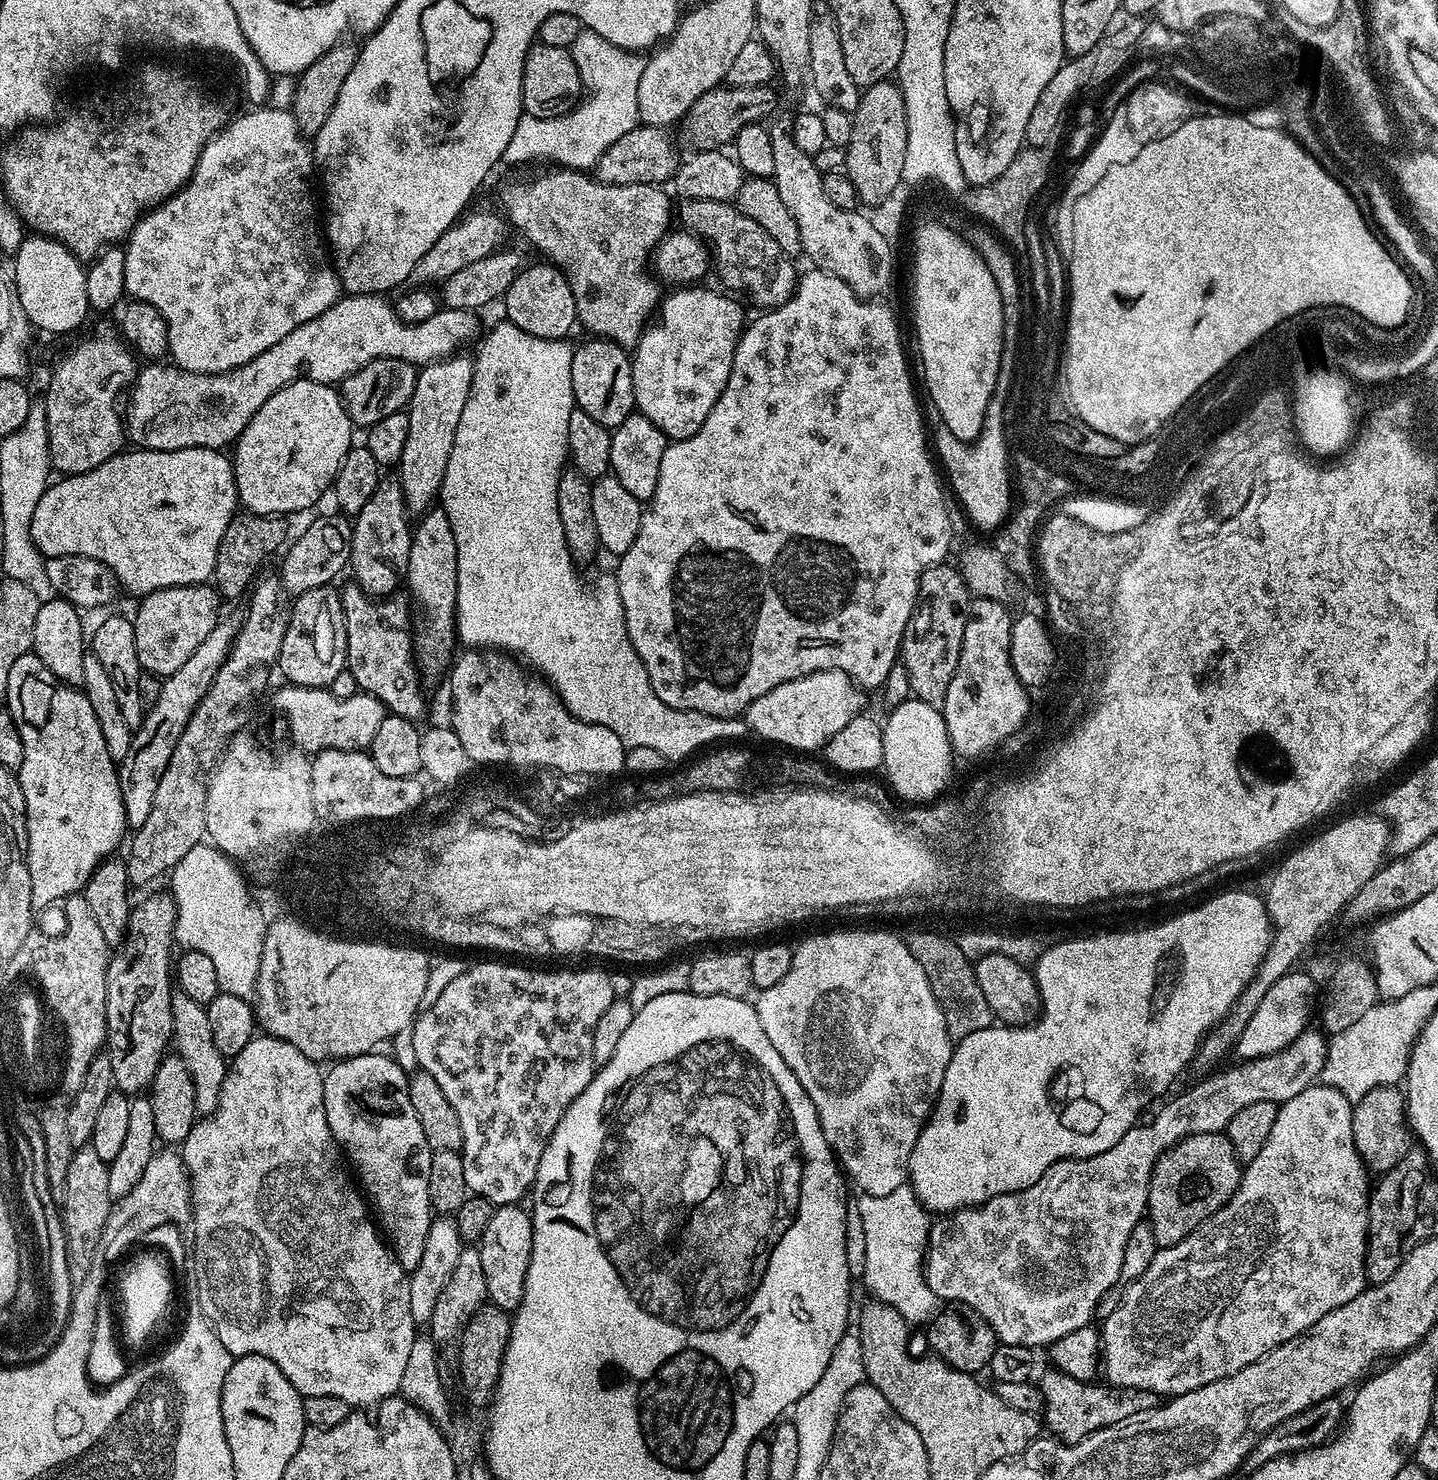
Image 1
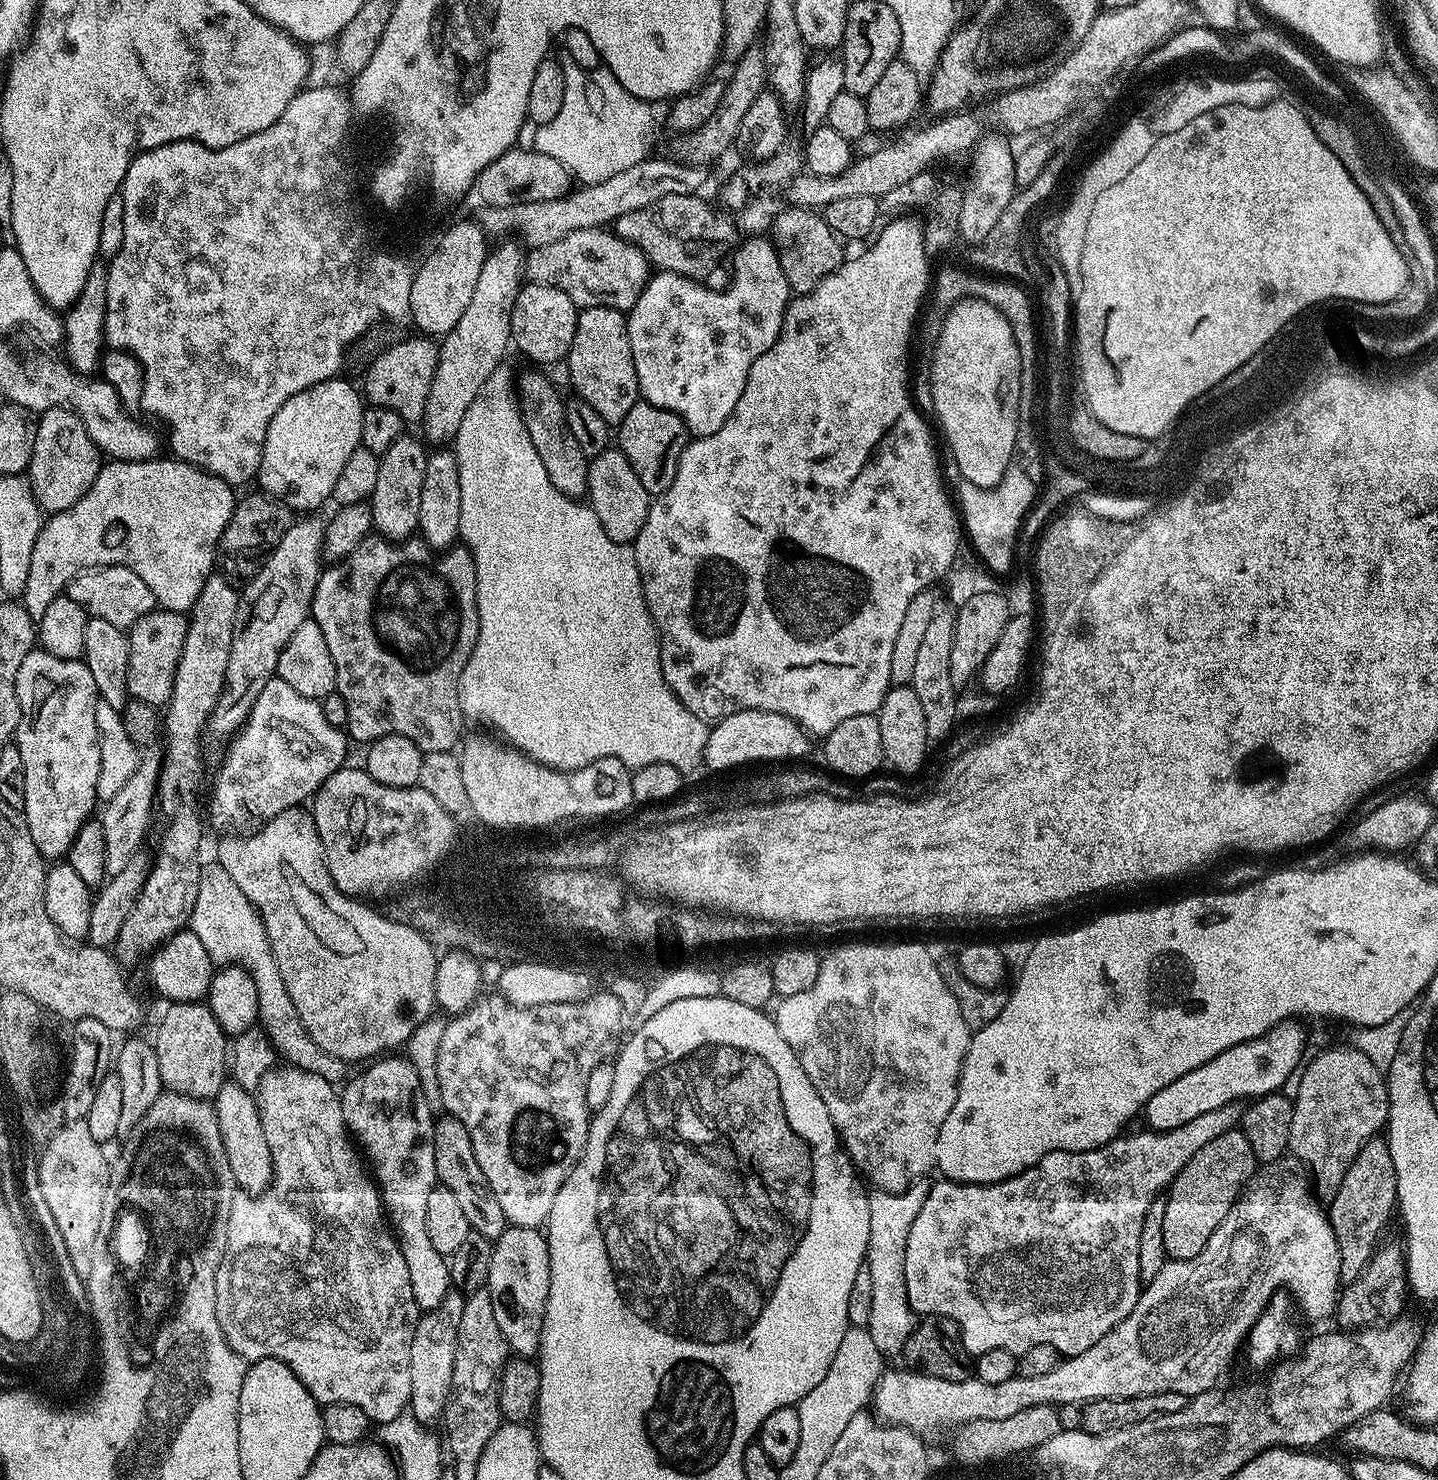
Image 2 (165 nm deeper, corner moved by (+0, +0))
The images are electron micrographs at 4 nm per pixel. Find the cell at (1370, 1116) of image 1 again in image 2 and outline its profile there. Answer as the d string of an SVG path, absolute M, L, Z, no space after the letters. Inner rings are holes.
M1377 1138L1370 1141L1354 1158L1354 1162L1346 1170L1342 1186L1331 1197L1326 1208L1328 1220L1338 1238L1341 1281L1357 1280L1366 1270L1370 1258L1381 1243L1380 1235L1397 1208L1394 1158L1390 1158L1387 1139Z

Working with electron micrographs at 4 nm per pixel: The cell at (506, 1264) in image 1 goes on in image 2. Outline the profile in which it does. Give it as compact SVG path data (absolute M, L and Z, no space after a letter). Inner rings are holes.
M505 1228L492 1246L486 1291L494 1302L494 1318L509 1349L517 1357L532 1358L539 1353L551 1282L552 1262L547 1235L540 1228Z

